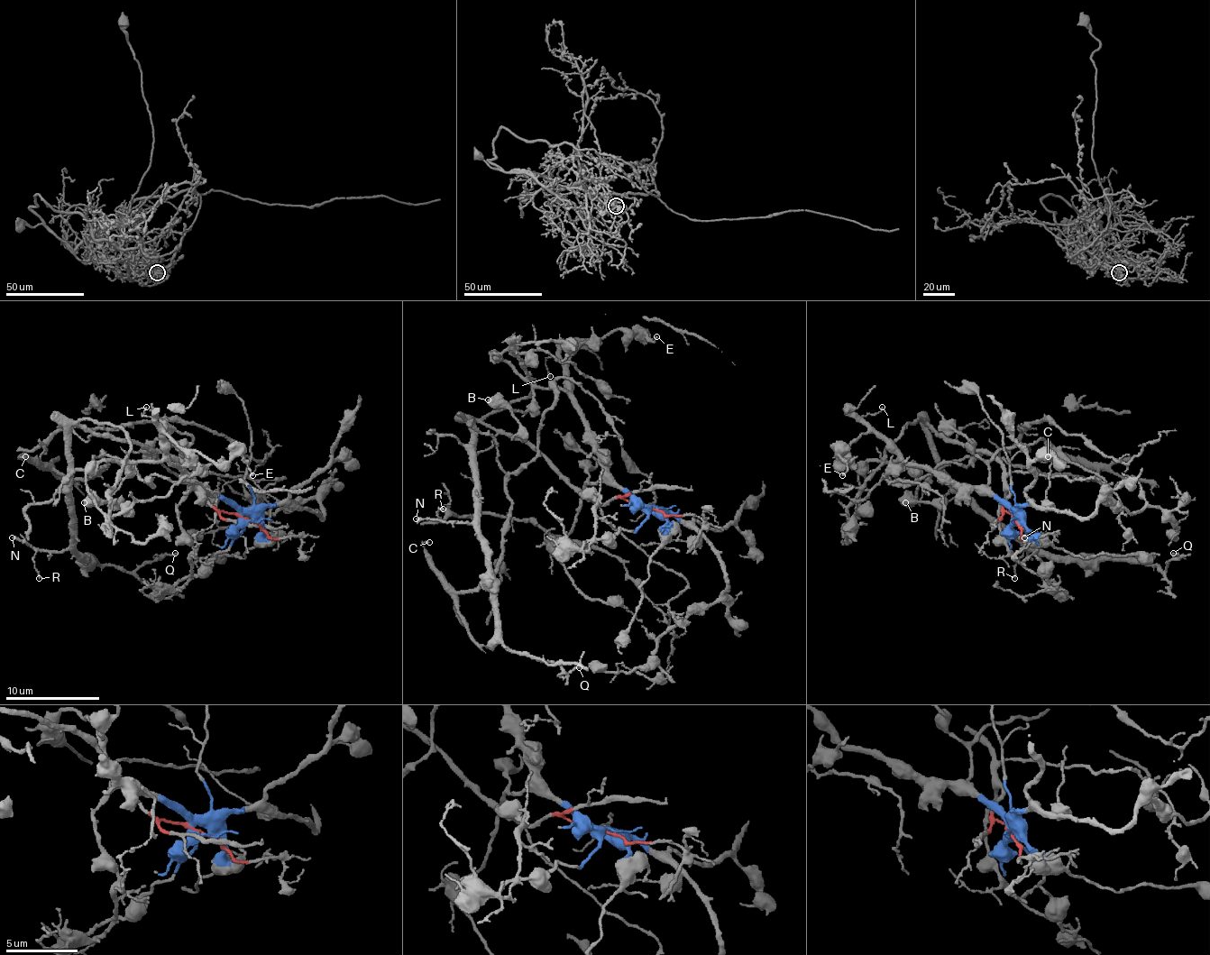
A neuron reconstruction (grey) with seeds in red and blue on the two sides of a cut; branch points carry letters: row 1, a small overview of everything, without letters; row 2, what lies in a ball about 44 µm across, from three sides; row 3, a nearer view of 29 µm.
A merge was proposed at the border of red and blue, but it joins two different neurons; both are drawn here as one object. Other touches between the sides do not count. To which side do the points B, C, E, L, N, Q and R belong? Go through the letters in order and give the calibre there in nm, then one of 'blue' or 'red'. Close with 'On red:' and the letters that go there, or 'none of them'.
B: 650 nm thick; blue
C: 200 nm thick; blue
E: 130 nm thick; blue
L: 120 nm thick; blue
N: 280 nm thick; red
Q: 160 nm thick; red
R: 140 nm thick; red
On red: N, Q, R

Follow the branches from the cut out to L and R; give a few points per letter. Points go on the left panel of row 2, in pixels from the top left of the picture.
L: (246, 519), (206, 489), (192, 482), (173, 463), (164, 432), (141, 413), (145, 406)
R: (246, 519), (215, 509), (164, 454), (72, 425), (70, 545), (59, 552), (37, 550), (32, 562), (40, 578)

